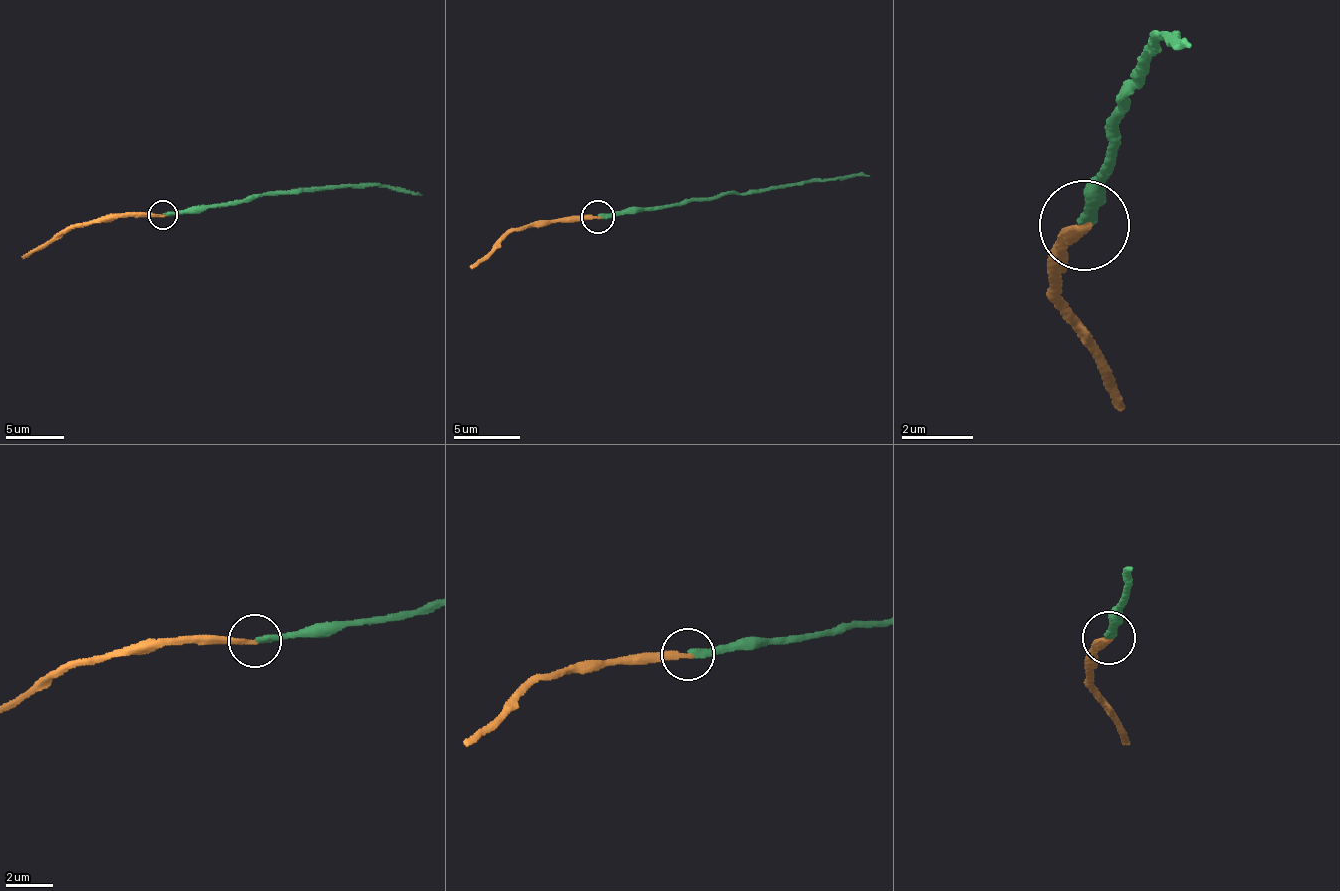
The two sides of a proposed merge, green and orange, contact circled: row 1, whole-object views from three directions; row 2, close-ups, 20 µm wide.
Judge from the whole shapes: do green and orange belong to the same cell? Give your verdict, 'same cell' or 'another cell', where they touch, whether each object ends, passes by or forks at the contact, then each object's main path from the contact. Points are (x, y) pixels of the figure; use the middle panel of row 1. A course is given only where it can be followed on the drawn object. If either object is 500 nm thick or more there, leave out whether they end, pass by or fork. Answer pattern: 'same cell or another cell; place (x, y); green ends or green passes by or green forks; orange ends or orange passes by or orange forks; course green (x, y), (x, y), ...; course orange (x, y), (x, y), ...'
same cell; place (598, 216); green ends; orange ends; course green (598, 216), (635, 214), (692, 200), (757, 193), (771, 188), (869, 175); course orange (598, 216), (557, 217), (510, 227), (470, 270)

